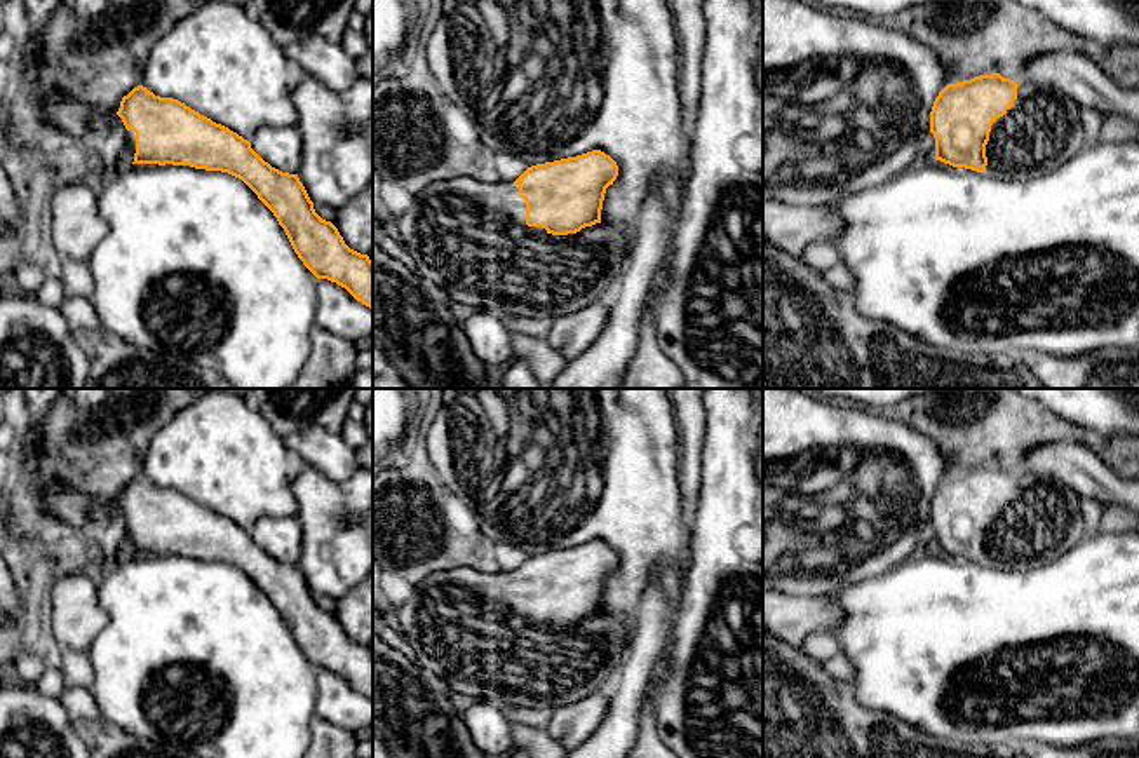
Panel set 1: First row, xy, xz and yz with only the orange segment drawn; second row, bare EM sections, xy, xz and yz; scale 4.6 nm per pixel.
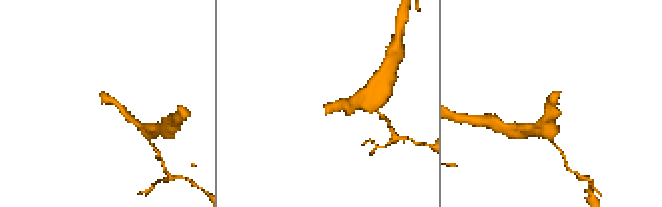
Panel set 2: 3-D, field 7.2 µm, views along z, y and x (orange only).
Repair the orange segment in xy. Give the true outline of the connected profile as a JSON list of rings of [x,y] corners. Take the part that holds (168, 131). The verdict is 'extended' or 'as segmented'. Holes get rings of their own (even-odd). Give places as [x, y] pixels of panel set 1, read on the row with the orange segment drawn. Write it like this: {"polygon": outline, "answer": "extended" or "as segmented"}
{"polygon": [[[143,85],[111,110],[92,110],[78,98],[63,96],[47,106],[47,115],[70,136],[84,136],[96,117],[104,122],[120,117],[127,129],[125,162],[190,166],[242,179],[273,213],[303,265],[317,279],[336,282],[373,310],[369,256],[350,249],[338,228],[315,213],[298,174],[272,167],[228,127]]], "answer": "extended"}

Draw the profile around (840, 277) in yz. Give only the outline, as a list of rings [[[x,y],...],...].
[[[838,261],[834,267],[820,270],[820,275],[838,291],[852,291],[855,286],[855,279],[845,261]]]

